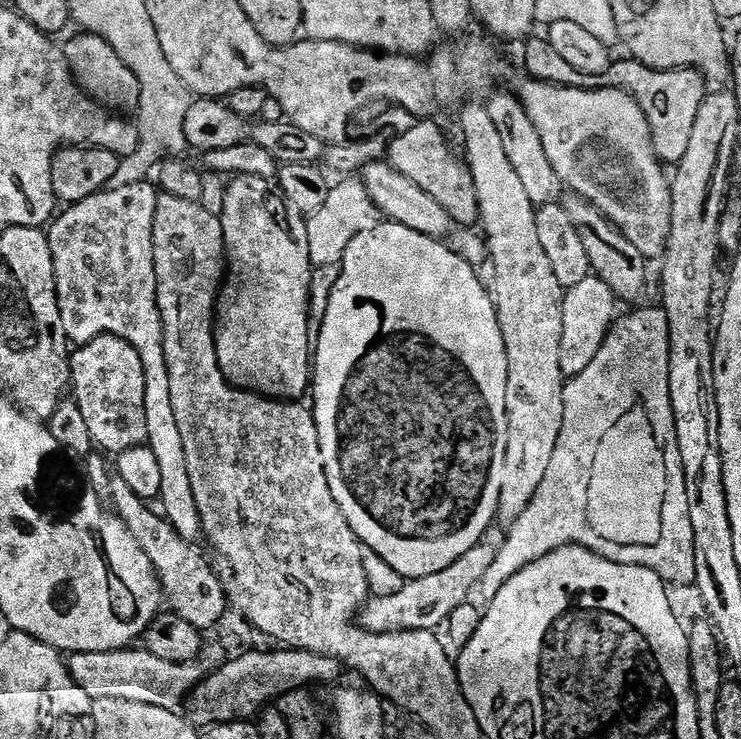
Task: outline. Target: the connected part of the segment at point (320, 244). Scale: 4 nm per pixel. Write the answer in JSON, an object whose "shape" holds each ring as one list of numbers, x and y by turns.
{"shape":[[346,178,342,183,334,184,322,207,311,215,306,222,307,245,310,246,310,258,315,267,337,267,343,261,343,252,350,241,368,229,374,229,380,223,380,213,372,203,364,183,358,178]]}

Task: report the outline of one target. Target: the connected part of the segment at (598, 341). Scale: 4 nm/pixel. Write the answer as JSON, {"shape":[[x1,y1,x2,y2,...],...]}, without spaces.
{"shape":[[590,274,578,285,564,292,561,302,562,332,561,332,561,372,565,378,582,374,586,366,594,360,609,329,617,319,618,299,601,276]]}

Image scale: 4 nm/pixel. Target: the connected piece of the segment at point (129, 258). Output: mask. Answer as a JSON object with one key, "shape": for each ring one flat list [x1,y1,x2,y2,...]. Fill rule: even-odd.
{"shape":[[145,182,135,184,134,186,122,186,121,188,107,187,102,192,95,192,90,198,86,198,82,202,65,207,51,221,50,227,47,229,48,246,47,255,52,255,52,276,56,279,54,290,58,294,58,306,62,314,62,326,66,330,69,341,73,345,86,345,99,336,119,336,126,343,136,340,136,336,140,336,140,348,137,350,141,356,142,366,145,368,145,408,146,408,146,426,148,427,147,447,154,450,154,458,158,458,158,467,162,473,162,490,158,497,159,503,164,503,162,507,163,515,168,523,174,526,174,530,189,542,196,542,201,539,202,529,200,527,200,515,198,514,198,506,194,502,194,490,190,486,190,474,186,470,186,454,182,446,182,434,178,434,178,426,174,422,174,406,170,406,170,374,166,366,166,358,160,360,160,351,164,349,164,328,152,328,152,324,156,324,156,319,160,316,148,316,148,312,140,312,140,316,132,316,132,312,128,312,128,308,148,308,148,304,152,304,152,279,156,277,158,270,154,266,154,250,152,249,152,227,154,226,154,214,156,213,156,201,158,199,158,188,155,183],[132,324,140,324,140,332,132,332]]}

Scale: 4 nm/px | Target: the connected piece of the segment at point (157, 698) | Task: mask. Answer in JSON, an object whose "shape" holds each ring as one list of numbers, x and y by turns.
{"shape":[[133,646,109,652,73,652,67,661,74,682,90,694,92,701,102,698,123,698,126,702,146,702,146,706,179,709,206,677,206,669,199,659,184,664,166,662,143,647]]}

